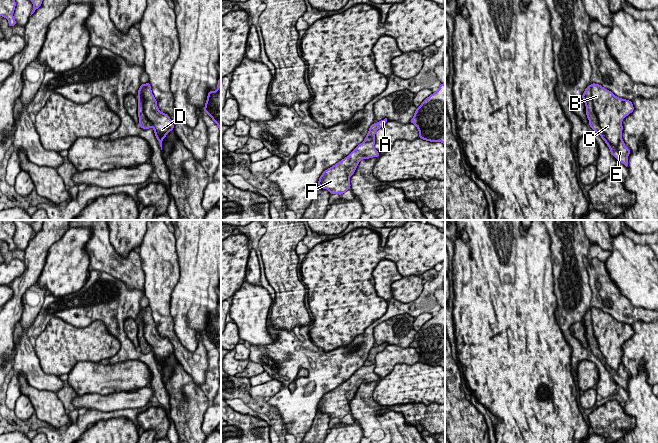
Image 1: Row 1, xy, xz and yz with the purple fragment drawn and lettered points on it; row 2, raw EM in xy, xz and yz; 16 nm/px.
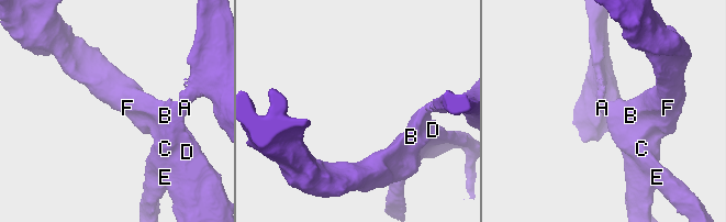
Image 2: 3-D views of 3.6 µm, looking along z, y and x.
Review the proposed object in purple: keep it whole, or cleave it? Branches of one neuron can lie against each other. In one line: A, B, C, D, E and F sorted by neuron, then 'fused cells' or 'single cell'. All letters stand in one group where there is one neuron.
A E / B C D F; fused cells

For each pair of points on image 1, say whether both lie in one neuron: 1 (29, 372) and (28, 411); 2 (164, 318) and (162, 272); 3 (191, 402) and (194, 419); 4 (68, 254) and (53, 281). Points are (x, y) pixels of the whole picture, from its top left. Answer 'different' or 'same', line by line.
1: different
2: same
3: same
4: same

